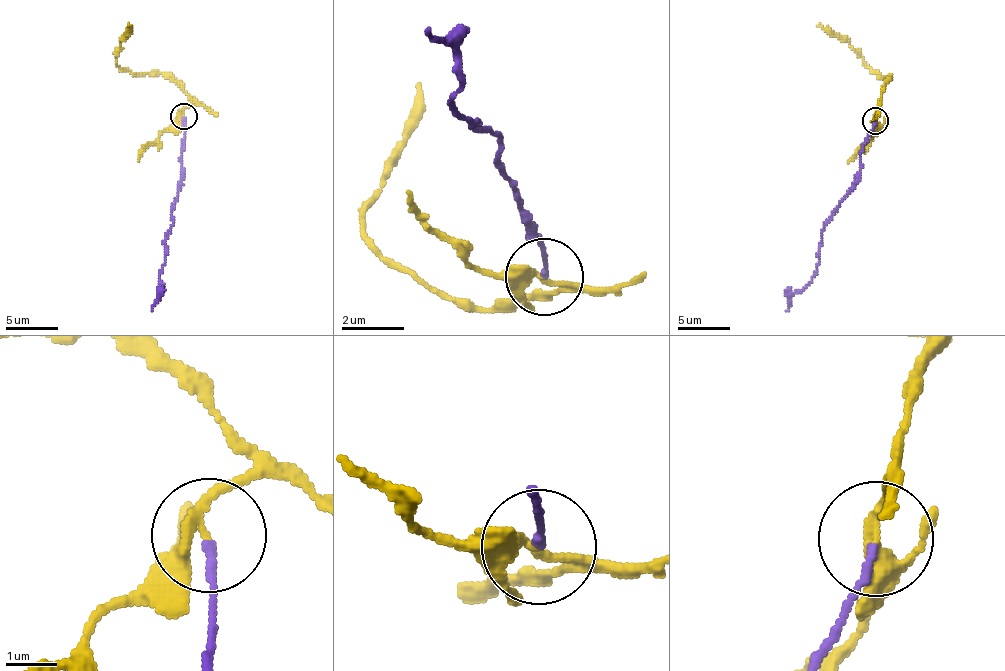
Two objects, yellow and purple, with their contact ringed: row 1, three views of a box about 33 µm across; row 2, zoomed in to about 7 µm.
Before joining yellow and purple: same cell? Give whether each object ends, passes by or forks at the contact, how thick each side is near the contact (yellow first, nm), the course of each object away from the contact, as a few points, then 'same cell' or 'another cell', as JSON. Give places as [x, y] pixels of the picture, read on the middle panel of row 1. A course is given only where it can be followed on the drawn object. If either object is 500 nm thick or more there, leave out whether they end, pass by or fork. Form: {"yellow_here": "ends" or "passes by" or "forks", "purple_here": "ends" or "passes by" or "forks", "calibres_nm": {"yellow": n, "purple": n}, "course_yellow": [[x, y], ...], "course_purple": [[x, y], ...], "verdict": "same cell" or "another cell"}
{"yellow_here": "passes by", "purple_here": "ends", "calibres_nm": {"yellow": 190, "purple": 150}, "course_yellow": [[542, 278], [569, 284], [482, 304], [397, 273], [361, 233], [390, 168], [417, 80]], "course_purple": [[542, 279], [544, 243], [526, 224], [485, 128], [459, 117], [454, 50], [427, 28]], "verdict": "another cell"}

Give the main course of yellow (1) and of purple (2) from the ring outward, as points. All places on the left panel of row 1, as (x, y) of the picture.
1: (183, 115), (191, 99), (160, 73), (130, 73), (116, 63), (128, 26)
2: (183, 118), (181, 184), (168, 230), (160, 295), (152, 311)

